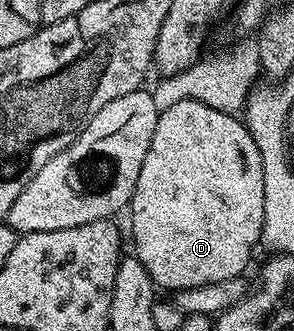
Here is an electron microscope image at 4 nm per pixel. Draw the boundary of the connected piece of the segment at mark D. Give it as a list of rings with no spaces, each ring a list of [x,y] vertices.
[[[176,102],[176,106],[168,106],[168,110],[159,112],[156,122],[156,134],[152,134],[152,146],[148,146],[148,154],[144,154],[144,166],[140,166],[140,178],[136,178],[136,190],[128,205],[130,212],[130,232],[134,235],[133,255],[144,262],[144,270],[153,278],[159,289],[170,288],[171,291],[188,289],[192,286],[208,286],[208,282],[224,282],[224,278],[236,278],[243,275],[250,264],[250,255],[254,247],[259,247],[264,226],[264,166],[260,158],[260,150],[252,138],[249,128],[238,116],[229,116],[220,110],[212,110],[212,106],[204,106],[204,102]]]

